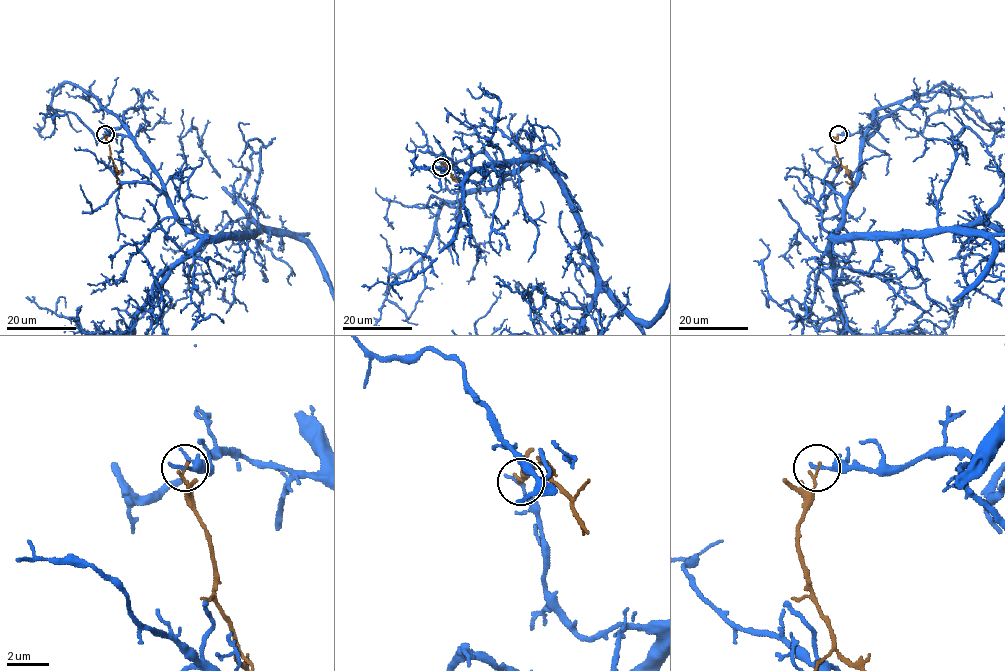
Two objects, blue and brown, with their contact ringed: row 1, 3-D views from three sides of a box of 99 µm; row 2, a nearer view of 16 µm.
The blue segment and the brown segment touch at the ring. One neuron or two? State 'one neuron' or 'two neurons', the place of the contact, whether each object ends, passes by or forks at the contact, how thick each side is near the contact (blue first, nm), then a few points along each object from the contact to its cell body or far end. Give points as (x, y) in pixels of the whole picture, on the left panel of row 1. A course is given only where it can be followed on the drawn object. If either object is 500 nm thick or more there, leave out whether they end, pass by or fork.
two neurons | (105, 134) | blue ends | brown ends | 190/140 nm | brown via (105, 134), (117, 182), (121, 186), (117, 189)

